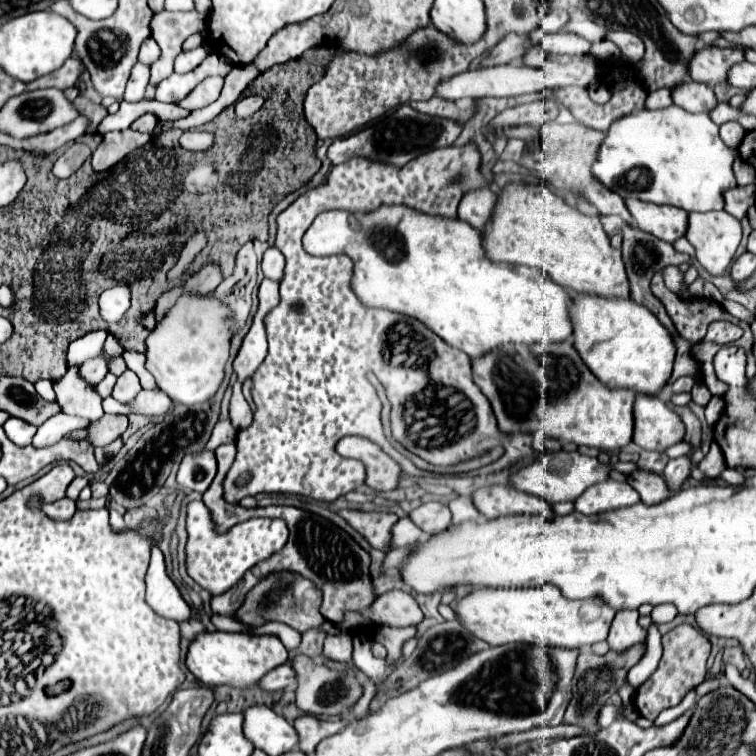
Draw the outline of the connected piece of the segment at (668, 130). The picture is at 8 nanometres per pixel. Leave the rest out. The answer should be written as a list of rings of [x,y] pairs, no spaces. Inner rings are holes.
[[[671,105],[657,111],[641,109],[637,113],[613,121],[605,139],[599,145],[591,173],[601,185],[615,191],[623,199],[633,197],[655,205],[675,205],[685,211],[705,213],[723,209],[725,205],[723,193],[737,185],[731,169],[733,161],[735,161],[735,151],[721,141],[719,127],[709,119],[707,113],[689,113],[677,105]]]

